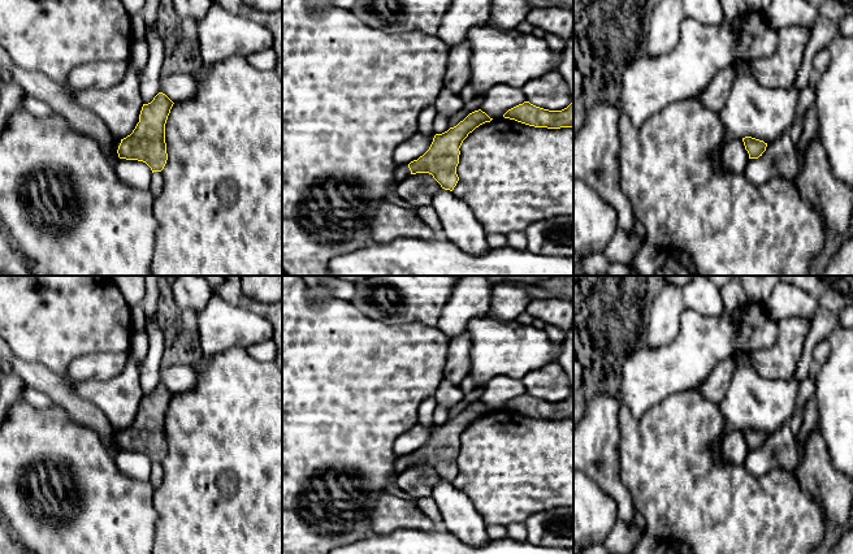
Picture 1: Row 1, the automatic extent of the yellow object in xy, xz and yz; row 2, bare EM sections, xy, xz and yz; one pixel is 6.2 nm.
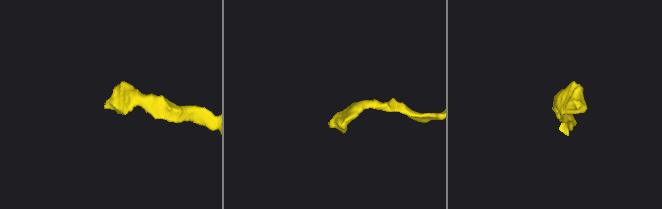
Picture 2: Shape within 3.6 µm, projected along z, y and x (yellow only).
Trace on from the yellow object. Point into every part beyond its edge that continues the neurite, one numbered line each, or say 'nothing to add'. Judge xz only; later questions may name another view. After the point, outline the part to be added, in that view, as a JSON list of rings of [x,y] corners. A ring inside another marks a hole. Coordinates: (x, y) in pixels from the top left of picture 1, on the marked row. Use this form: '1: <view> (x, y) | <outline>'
1: xz (402, 172) | [[[400,164],[394,170],[394,178],[397,183],[406,179],[410,176],[411,176],[411,170],[408,168],[408,164]]]

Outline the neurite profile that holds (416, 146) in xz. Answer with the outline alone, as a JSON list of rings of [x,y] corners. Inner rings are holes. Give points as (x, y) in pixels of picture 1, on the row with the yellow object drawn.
[[[417,131],[413,137],[395,148],[393,153],[394,163],[397,165],[400,165],[410,164],[411,161],[417,160],[429,150],[434,135],[434,133],[424,135]]]

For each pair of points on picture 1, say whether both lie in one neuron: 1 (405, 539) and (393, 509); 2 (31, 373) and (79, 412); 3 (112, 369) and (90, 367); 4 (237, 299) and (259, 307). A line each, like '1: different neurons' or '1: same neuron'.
1: different neurons
2: same neuron
3: same neuron
4: same neuron

